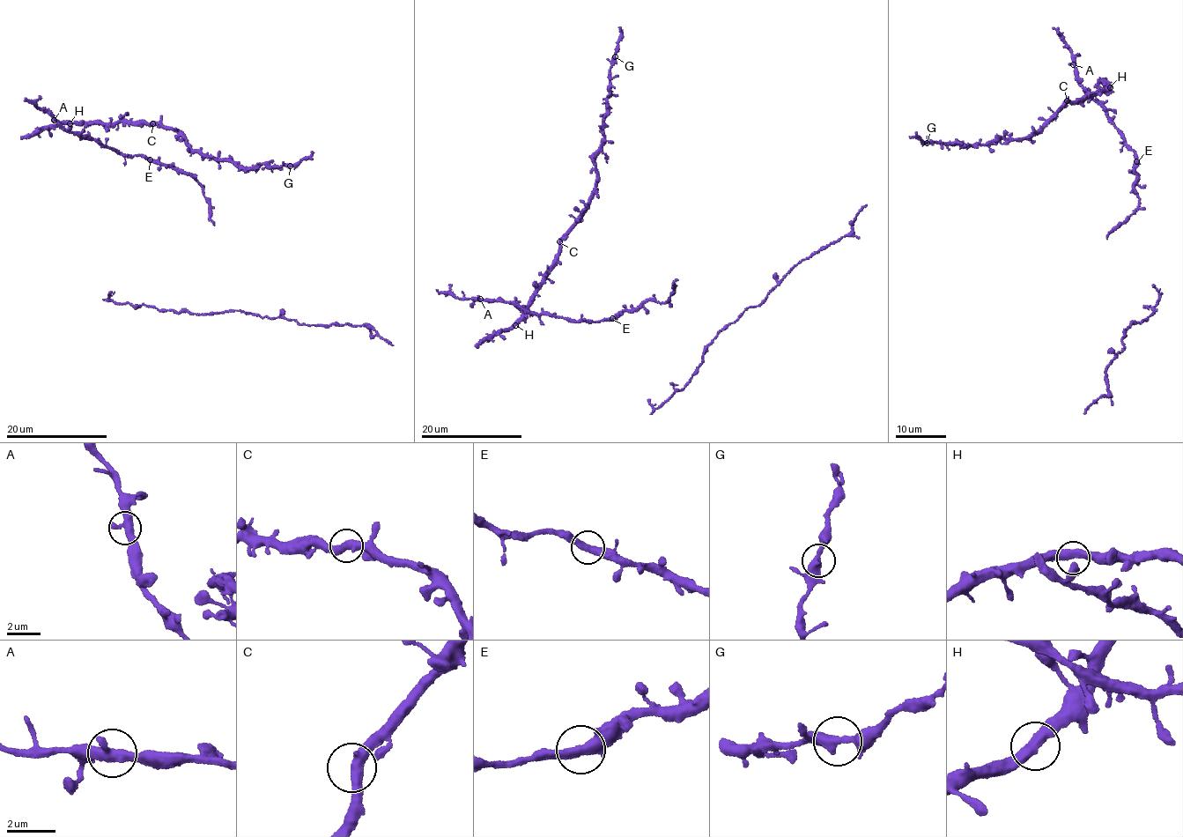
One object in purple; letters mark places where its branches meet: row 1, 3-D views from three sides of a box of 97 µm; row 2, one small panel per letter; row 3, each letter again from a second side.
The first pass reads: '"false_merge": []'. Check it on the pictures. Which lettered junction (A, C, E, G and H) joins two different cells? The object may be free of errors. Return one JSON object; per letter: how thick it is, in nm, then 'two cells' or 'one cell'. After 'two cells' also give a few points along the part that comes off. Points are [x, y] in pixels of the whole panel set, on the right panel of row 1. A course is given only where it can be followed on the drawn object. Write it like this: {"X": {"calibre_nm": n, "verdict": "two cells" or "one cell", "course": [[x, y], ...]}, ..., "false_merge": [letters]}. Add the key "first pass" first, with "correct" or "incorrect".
{"first pass": "correct", "A": {"calibre_nm": 440, "verdict": "one cell"}, "C": {"calibre_nm": 440, "verdict": "one cell"}, "E": {"calibre_nm": 420, "verdict": "one cell"}, "G": {"calibre_nm": 420, "verdict": "one cell"}, "H": {"calibre_nm": 440, "verdict": "one cell"}, "false_merge": []}

